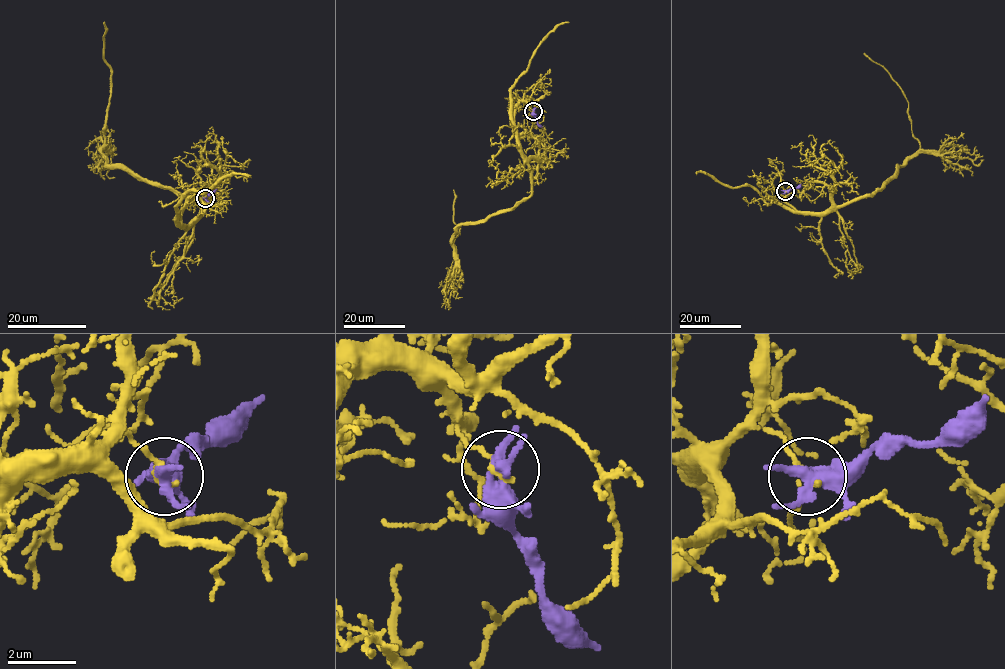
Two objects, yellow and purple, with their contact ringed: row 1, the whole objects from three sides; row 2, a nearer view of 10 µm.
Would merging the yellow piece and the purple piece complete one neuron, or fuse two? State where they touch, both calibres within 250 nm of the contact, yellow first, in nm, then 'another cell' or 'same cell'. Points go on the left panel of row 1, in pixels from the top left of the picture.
(205, 198) | 140/360 nm | another cell

